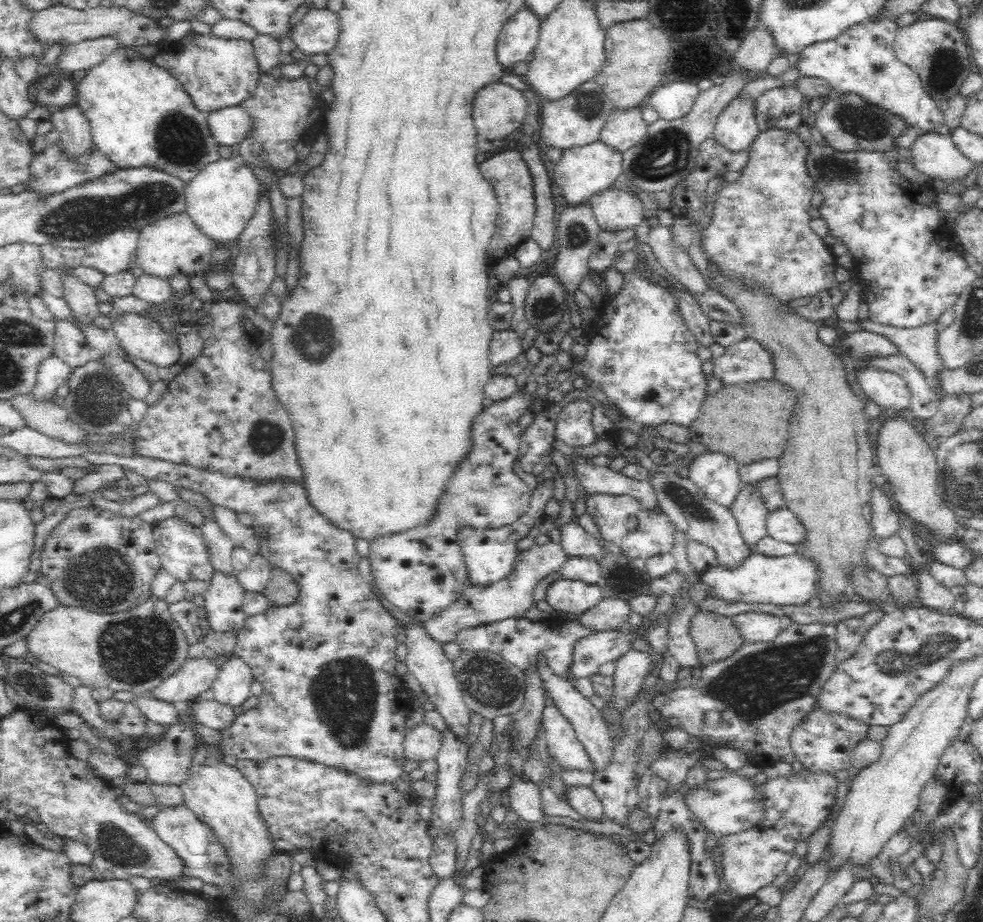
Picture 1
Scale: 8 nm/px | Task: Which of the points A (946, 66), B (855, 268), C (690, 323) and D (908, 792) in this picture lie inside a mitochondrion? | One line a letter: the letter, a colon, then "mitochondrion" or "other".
A: mitochondrion
B: other
C: other
D: other

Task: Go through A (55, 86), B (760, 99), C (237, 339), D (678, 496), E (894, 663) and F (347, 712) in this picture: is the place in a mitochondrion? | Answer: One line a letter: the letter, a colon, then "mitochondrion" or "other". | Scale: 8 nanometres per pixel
A: mitochondrion
B: other
C: other
D: mitochondrion
E: mitochondrion
F: mitochondrion

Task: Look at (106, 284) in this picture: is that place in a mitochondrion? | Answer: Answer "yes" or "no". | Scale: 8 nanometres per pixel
no

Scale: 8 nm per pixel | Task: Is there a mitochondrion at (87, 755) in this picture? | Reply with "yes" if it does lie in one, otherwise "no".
no

